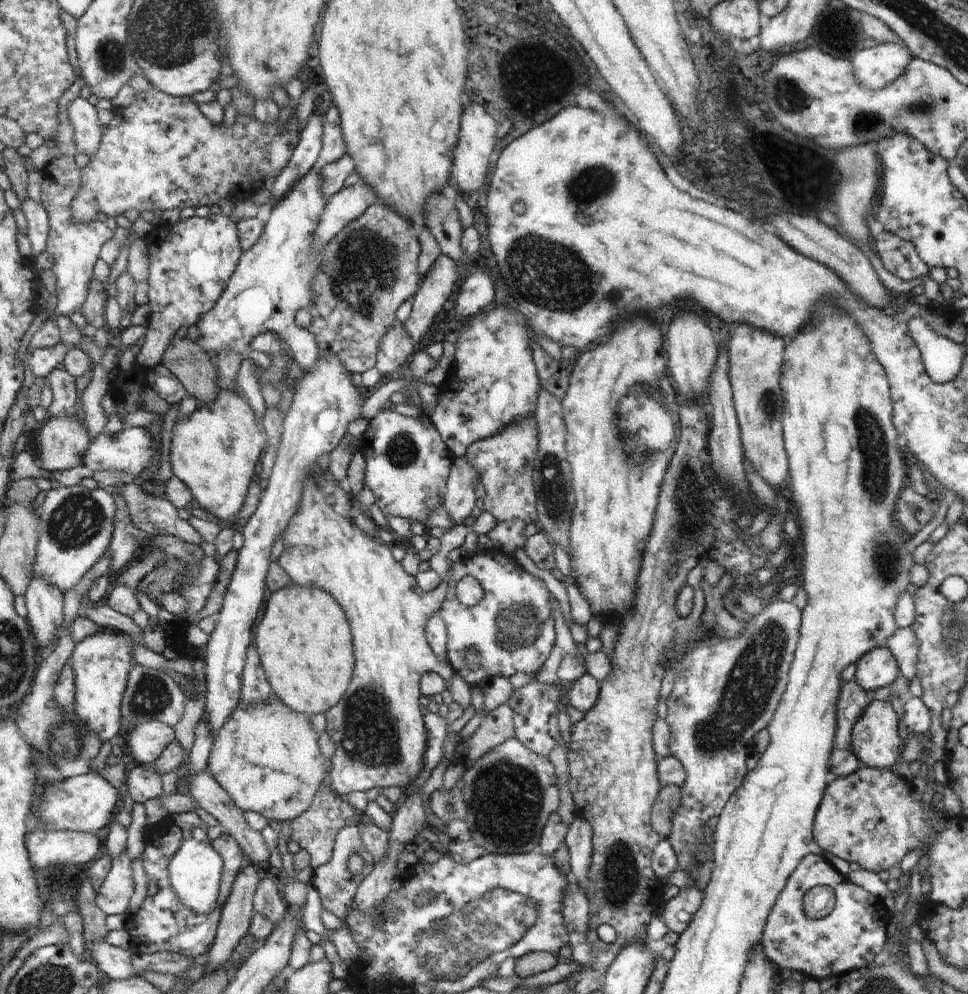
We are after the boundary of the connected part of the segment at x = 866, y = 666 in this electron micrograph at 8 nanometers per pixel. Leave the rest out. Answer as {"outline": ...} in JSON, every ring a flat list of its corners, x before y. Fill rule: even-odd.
{"outline":[[888,647,866,651,856,662,855,681,865,690,873,691,892,684,901,674,897,660]]}

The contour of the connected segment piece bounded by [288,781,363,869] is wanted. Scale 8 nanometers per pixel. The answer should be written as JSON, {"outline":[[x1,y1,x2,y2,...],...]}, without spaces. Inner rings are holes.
{"outline":[[324,781,316,794,312,797,310,808,303,815,297,816,289,822,291,840,298,842,311,856,311,866,317,869,328,864,333,859,333,848,338,832,344,827,360,827,362,812,352,807,346,797,337,795]]}

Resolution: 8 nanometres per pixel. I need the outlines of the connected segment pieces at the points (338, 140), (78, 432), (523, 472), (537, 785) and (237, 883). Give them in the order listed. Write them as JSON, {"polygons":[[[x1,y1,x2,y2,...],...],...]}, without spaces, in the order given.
{"polygons":[[[330,106,324,116,323,145,320,151,320,163,333,163,347,153,343,139,341,116,337,106]],[[71,416,50,417,40,430,40,469,63,471,83,464,90,438,84,421]],[[535,416,526,417,516,423,508,425,500,433,494,436,477,440,472,443,465,455,469,461,478,469,480,480,486,490,484,511,488,511,495,519,495,527,487,534,492,542,493,550,504,552,505,555,513,554,515,550,525,548,527,536,524,535,524,528,530,523,537,523,536,493,532,471,534,470,534,459,538,450,538,433]],[[508,739,489,750,463,772,463,799,467,806,465,822,474,839,488,853,518,854,534,851,551,814,560,808,560,791,554,765,548,757,526,748,518,739]],[[251,863,244,865,236,875,230,894,223,904,223,907,219,910,221,919,217,928,216,938,206,954,206,962,204,962,205,974,221,967,231,957,240,939,249,932,251,914,254,912,253,896,261,876,261,871]]]}

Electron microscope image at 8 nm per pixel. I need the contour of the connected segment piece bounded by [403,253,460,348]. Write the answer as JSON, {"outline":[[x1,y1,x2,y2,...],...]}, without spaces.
{"outline":[[441,253,421,279,415,297,411,299,412,311,403,325,417,348,421,347,420,340,432,329,430,326,436,325,436,316,442,312,444,302,458,289,460,276,457,266,448,255]]}

